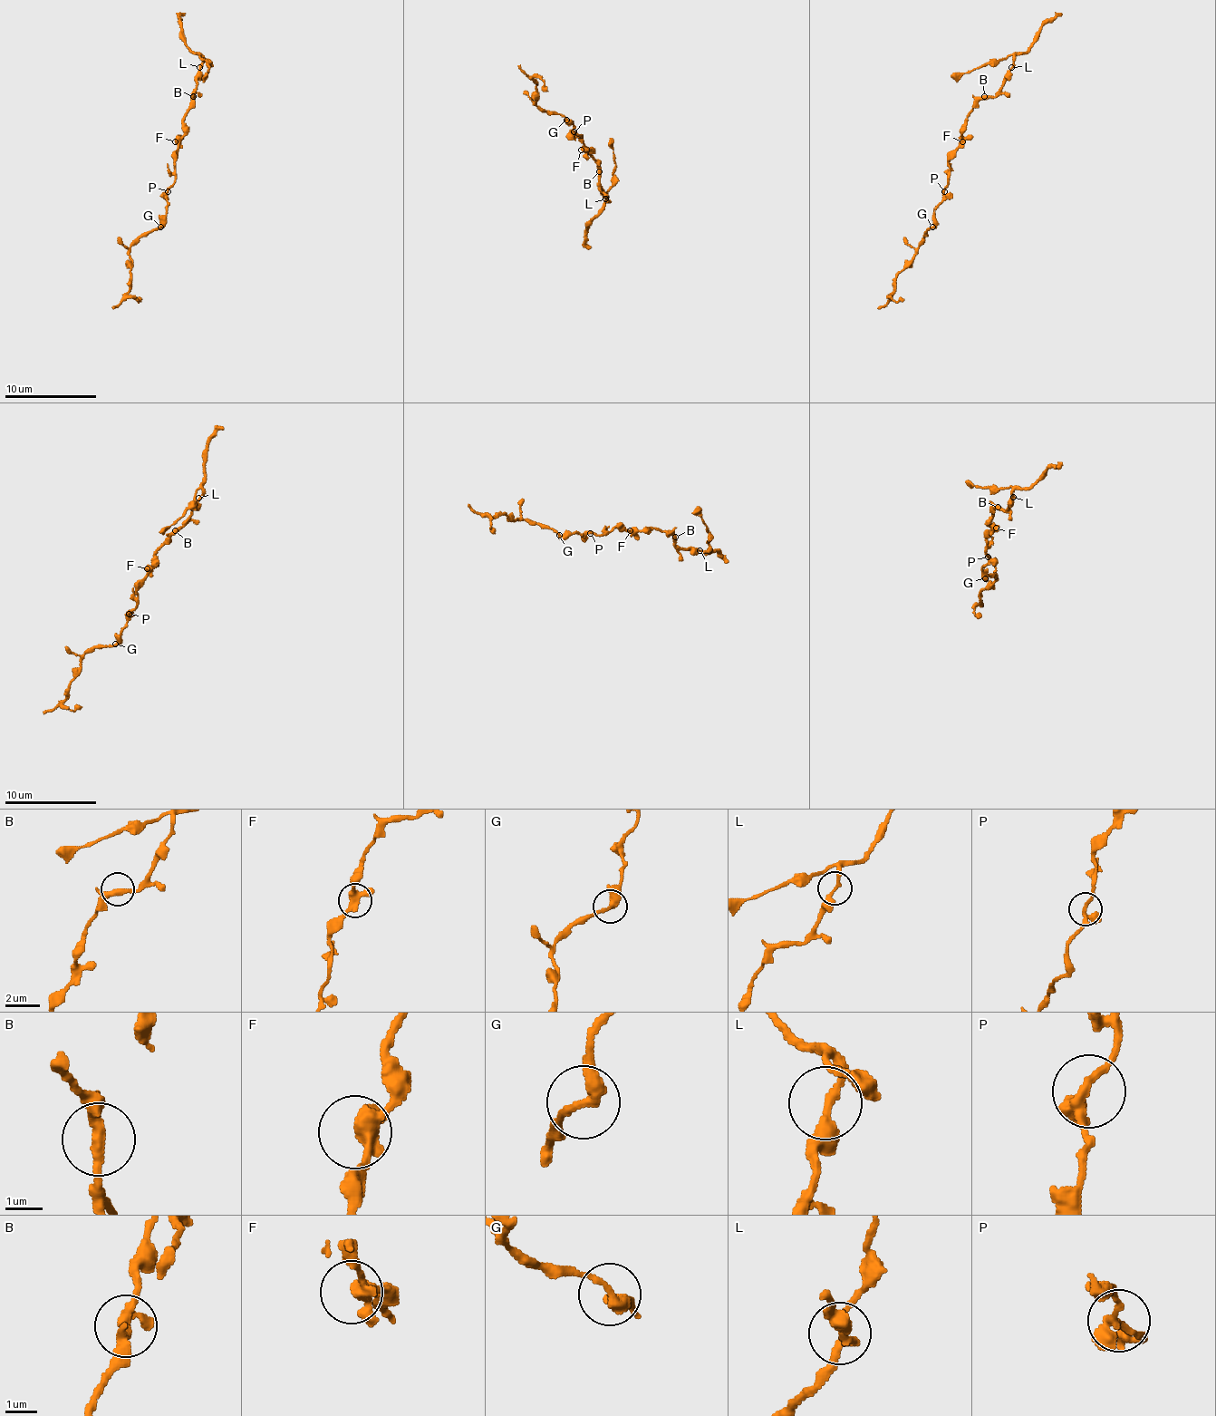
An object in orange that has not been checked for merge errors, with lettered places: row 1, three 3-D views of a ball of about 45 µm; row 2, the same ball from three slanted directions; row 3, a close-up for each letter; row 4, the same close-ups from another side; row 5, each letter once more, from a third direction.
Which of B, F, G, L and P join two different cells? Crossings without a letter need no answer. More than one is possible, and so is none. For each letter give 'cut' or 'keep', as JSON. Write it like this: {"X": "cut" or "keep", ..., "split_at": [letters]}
{"B": "keep", "F": "keep", "G": "keep", "L": "keep", "P": "keep", "split_at": []}

